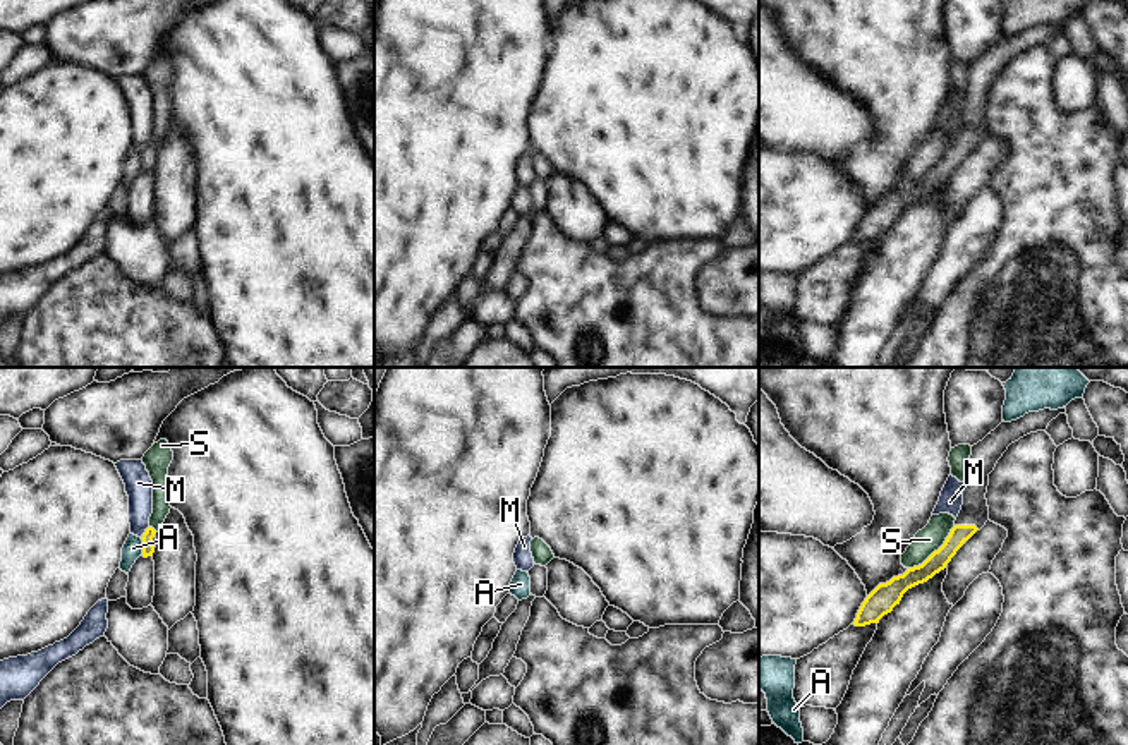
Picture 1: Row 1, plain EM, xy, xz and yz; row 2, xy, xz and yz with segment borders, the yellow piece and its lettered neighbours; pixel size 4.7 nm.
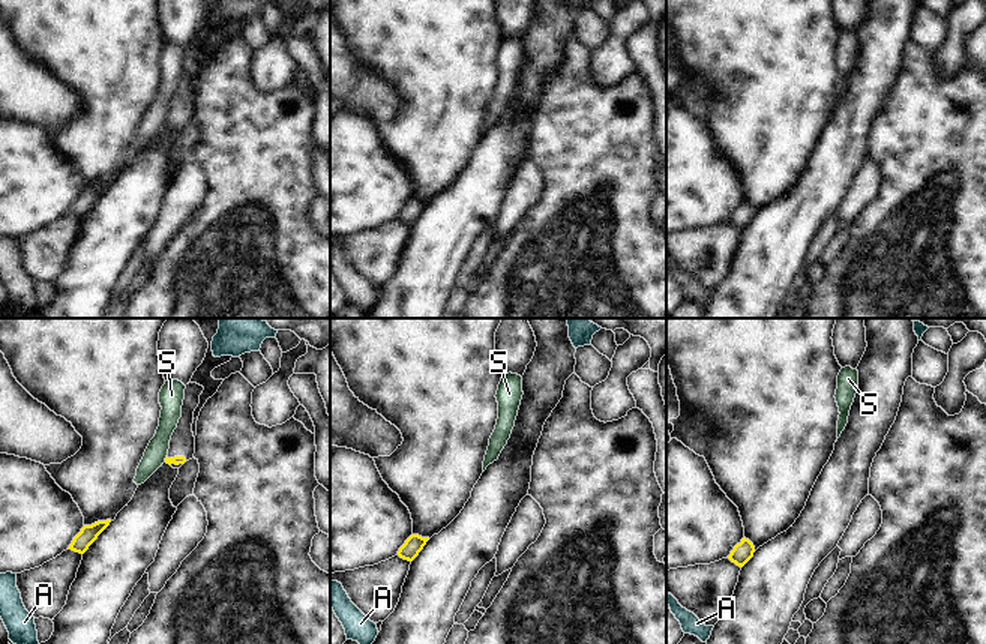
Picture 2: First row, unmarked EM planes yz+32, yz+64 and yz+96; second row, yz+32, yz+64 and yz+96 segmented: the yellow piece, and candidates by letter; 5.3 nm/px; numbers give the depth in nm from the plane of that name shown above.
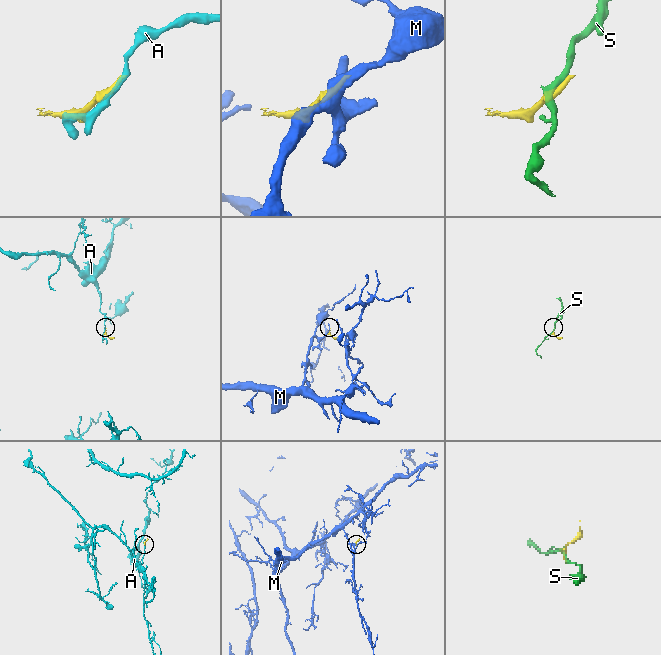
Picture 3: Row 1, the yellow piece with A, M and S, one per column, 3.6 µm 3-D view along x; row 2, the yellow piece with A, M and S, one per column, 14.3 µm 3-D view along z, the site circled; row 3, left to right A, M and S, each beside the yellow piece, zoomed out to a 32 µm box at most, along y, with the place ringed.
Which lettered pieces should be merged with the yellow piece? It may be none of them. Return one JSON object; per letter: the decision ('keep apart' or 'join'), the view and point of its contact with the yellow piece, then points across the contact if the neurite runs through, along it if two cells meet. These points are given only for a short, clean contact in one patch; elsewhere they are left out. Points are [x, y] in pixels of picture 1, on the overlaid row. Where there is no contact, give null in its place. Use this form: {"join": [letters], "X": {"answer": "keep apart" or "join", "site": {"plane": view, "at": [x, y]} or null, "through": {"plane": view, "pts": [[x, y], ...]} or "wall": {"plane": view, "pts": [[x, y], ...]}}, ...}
{"join": [], "A": {"answer": "keep apart", "site": {"plane": "xy", "at": [143, 546]}}, "M": {"answer": "keep apart", "site": {"plane": "xy", "at": [145, 533]}, "wall": {"plane": "xy", "pts": [[148, 526], [141, 538]]}}, "S": {"answer": "keep apart", "site": {"plane": "yz", "at": [934, 551]}}}

